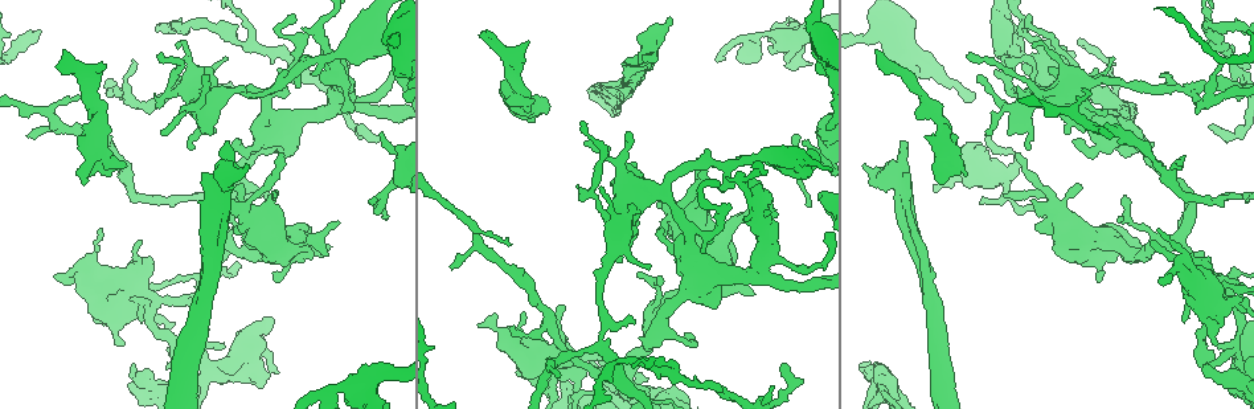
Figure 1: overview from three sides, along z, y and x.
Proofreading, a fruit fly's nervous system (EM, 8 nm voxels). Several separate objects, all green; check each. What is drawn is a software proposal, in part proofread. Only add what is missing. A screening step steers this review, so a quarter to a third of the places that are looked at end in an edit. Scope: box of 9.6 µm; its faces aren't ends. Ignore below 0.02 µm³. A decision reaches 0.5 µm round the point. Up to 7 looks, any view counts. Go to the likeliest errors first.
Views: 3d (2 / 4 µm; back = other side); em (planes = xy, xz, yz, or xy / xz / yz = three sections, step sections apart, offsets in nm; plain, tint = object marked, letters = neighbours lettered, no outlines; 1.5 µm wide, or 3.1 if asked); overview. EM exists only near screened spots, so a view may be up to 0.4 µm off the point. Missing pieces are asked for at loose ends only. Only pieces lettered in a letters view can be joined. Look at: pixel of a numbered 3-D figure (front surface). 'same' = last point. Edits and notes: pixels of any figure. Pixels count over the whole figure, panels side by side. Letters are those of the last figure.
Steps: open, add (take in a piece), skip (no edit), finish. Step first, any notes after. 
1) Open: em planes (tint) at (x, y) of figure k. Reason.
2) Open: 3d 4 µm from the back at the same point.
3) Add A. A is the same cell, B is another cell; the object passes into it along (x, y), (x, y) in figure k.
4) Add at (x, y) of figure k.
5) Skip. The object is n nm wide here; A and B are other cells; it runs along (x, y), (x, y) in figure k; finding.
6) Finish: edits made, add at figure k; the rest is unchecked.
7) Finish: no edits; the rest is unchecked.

Open: em planes (tint) at (65, 50) of figure 1. Branch stops here.

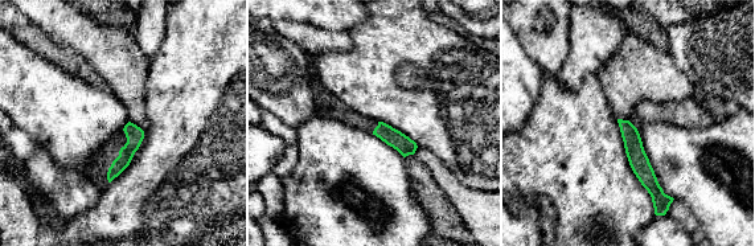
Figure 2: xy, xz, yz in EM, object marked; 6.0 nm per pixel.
Open: em planes (letters) at the same point. See the neighbours.

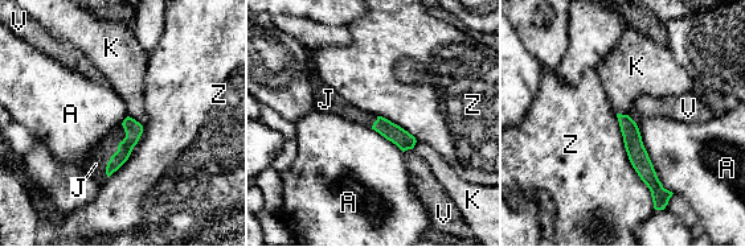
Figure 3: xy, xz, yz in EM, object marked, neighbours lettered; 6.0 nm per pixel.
Add J. J is the same cell, A, K, V and Z are other cells; the object passes into it along (132, 128), (117, 151), (95, 164) in figure 3; it goes on there.

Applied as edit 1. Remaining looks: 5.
Open: 3d 4 µm at (386, 216) of figure 1. Branch stops here.

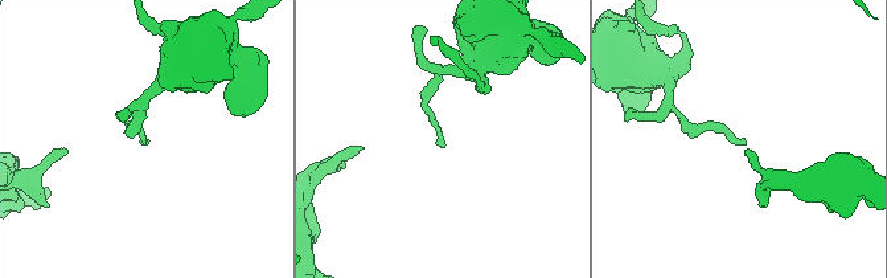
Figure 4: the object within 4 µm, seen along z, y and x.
Open: em xz step 8 (letters) at (446, 145) of figure 4. Shape alone is not enough.

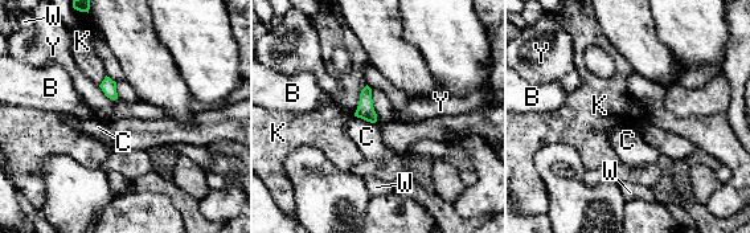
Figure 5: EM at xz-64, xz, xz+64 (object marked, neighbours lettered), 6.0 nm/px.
Open: em planes (letters) at the same point.

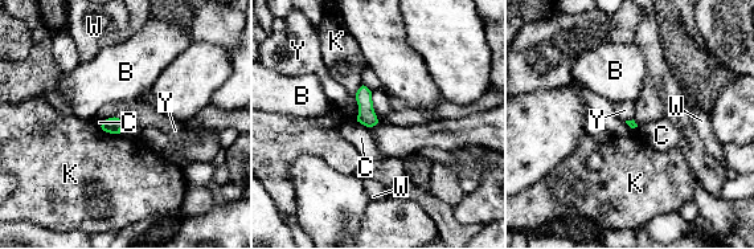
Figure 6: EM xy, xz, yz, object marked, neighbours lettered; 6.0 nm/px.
Skip. B, C, K, W and Y are other cells; a border runs along (103, 119), (118, 117), (125, 121) in figure 6; none of them fits.

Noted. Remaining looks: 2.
Open: em planes (letters) at (986, 137) of figure 1. An open end.

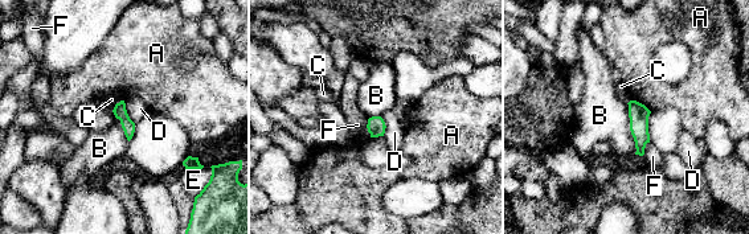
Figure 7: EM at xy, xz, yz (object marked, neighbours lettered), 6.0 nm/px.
Skip. A, B, C, D, E and F are other cells; a border runs along (626, 103), (635, 154) in figure 7; no lettered piece goes on from it.

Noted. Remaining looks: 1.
Finish: edits made, add at figure 3; the rest is unchecked.

